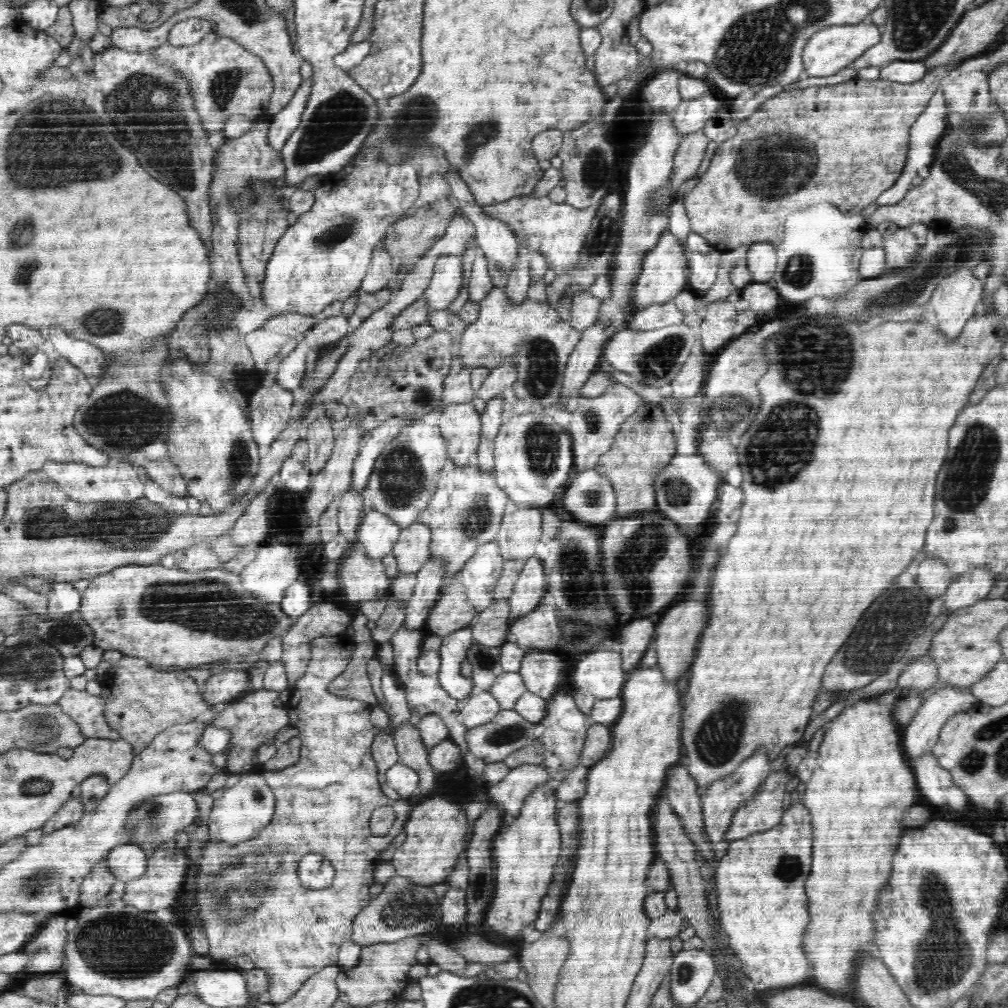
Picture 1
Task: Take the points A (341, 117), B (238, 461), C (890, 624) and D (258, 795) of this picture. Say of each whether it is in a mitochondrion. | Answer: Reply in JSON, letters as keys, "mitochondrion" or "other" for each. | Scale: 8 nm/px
{"A":"mitochondrion","B":"mitochondrion","C":"mitochondrion","D":"mitochondrion"}

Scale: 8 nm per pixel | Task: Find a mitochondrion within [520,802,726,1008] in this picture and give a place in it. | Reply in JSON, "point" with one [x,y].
{"point":[685,972]}

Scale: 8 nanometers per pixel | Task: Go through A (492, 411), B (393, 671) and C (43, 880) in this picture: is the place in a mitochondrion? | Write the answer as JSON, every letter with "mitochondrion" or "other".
{"A":"other","B":"other","C":"mitochondrion"}

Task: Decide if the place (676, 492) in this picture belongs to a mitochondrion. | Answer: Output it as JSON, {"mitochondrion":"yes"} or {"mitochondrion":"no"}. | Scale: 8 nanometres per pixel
{"mitochondrion":"yes"}

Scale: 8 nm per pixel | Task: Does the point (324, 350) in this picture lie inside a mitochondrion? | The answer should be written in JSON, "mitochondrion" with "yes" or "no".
{"mitochondrion":"no"}

